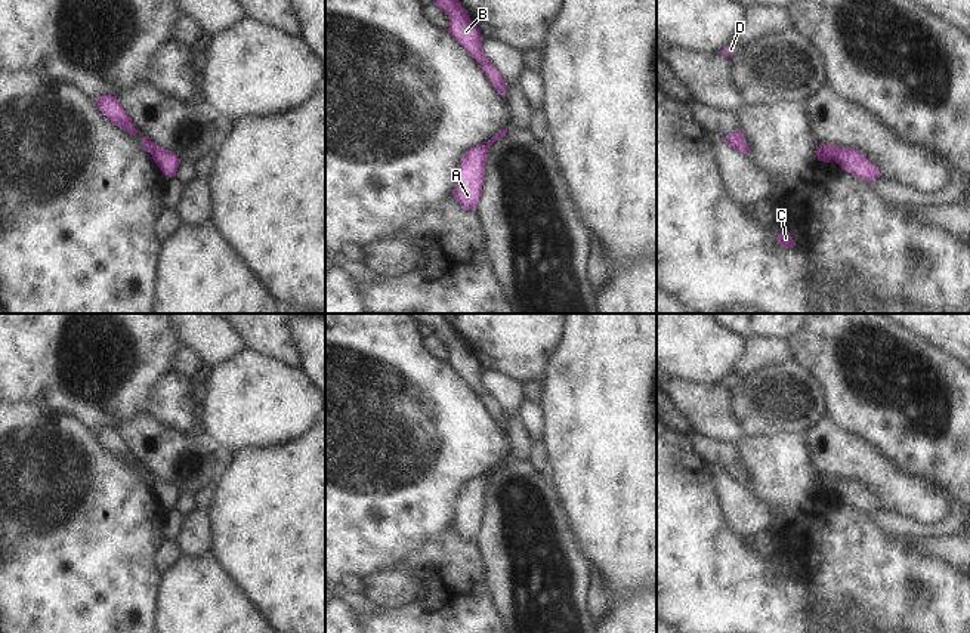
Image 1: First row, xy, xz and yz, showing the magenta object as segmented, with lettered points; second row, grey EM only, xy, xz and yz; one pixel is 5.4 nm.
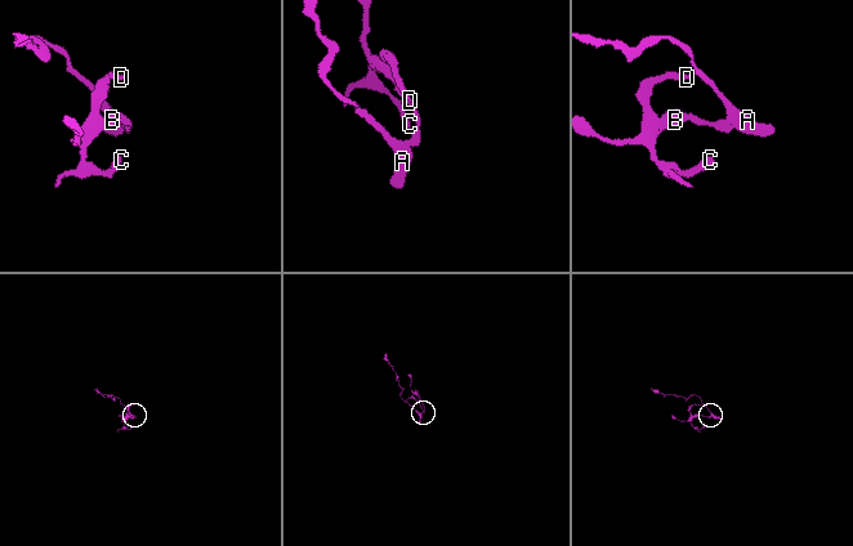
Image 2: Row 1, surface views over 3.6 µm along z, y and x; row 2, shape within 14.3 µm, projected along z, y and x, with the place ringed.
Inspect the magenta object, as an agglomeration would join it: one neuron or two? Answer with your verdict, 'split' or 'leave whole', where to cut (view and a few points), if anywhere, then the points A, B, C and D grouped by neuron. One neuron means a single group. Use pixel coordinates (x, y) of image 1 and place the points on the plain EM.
split | yz (819, 476), (830, 490) | A / B C D

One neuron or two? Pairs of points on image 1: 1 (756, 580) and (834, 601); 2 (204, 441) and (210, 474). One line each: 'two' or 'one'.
1: two
2: one

